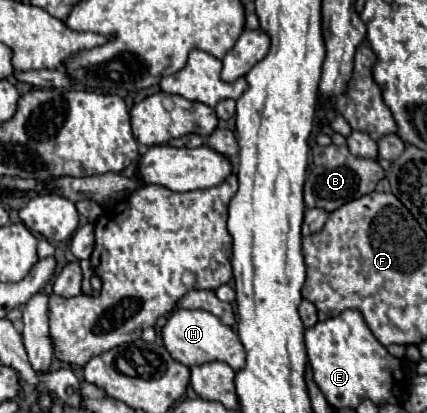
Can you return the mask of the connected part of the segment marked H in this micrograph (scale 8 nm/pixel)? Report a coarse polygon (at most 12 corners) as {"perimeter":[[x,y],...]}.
{"perimeter":[[177,309],[163,343],[187,367],[245,367],[239,335],[207,311]]}

